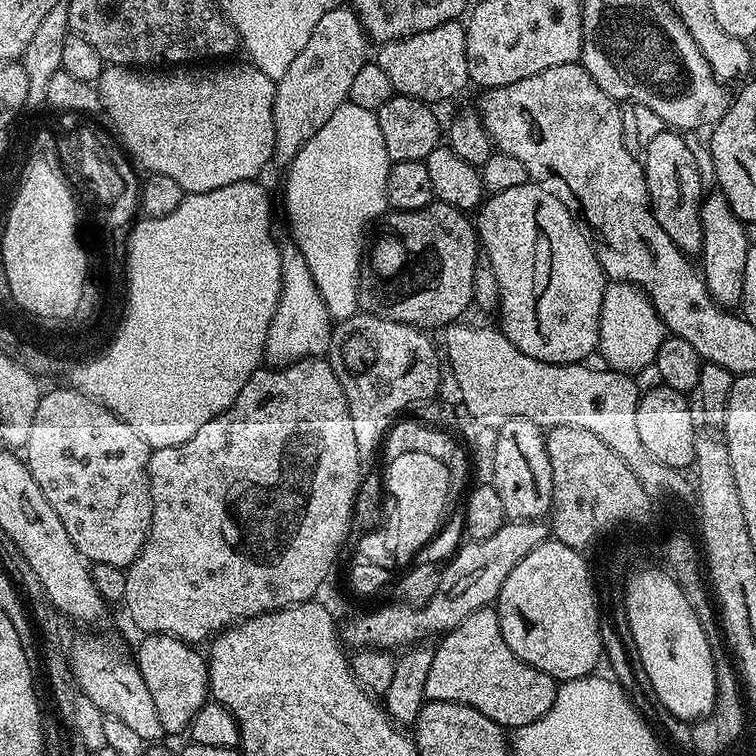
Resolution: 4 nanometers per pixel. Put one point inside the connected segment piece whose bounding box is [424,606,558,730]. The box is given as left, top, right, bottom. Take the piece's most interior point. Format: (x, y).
(473, 666)

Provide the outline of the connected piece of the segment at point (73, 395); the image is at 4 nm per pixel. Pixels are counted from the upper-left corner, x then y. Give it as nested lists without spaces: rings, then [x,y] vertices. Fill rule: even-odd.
[[[56,388],[53,392],[45,391],[41,395],[38,402],[38,414],[34,414],[34,426],[30,426],[30,438],[26,445],[26,453],[28,452],[26,463],[32,471],[34,482],[38,482],[42,494],[46,494],[46,502],[50,502],[50,506],[54,506],[54,514],[58,514],[62,526],[66,526],[66,534],[70,534],[70,542],[74,542],[74,546],[78,546],[78,550],[84,555],[85,560],[92,564],[105,564],[106,566],[127,569],[128,565],[134,563],[140,557],[140,553],[144,551],[144,544],[148,540],[148,531],[152,525],[152,495],[148,489],[150,449],[146,441],[138,438],[138,430],[134,430],[134,426],[130,426],[122,418],[118,418],[108,408],[103,408],[96,400],[83,396],[78,390],[71,391]]]

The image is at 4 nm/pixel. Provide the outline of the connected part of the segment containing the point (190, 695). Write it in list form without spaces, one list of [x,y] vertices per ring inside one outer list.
[[[145,635],[140,649],[134,652],[134,659],[142,678],[146,682],[146,690],[150,690],[150,698],[154,698],[154,706],[158,710],[158,718],[162,721],[165,733],[187,733],[192,727],[192,719],[210,696],[208,686],[208,661],[200,656],[195,647],[175,640],[172,636]]]

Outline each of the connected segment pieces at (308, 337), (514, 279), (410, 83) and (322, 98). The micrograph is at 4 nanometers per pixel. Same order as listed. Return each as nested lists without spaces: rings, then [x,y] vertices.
[[[288,242],[281,247],[283,290],[275,316],[267,331],[265,359],[274,366],[292,364],[294,361],[317,359],[328,351],[332,339],[333,323],[309,272],[309,264],[302,258],[296,245]]]
[[[529,182],[522,186],[514,186],[511,190],[497,192],[491,197],[491,200],[492,212],[481,211],[479,213],[479,215],[481,214],[480,221],[477,219],[474,227],[478,233],[479,247],[482,249],[483,255],[490,258],[492,269],[498,278],[498,286],[500,287],[498,327],[500,331],[503,332],[507,340],[514,342],[514,346],[518,346],[518,350],[522,350],[522,354],[526,354],[530,358],[538,358],[547,364],[578,364],[587,361],[589,359],[587,356],[591,352],[597,351],[600,342],[600,315],[602,314],[602,302],[606,287],[606,277],[596,257],[596,251],[592,249],[592,243],[588,241],[588,237],[585,236],[574,217],[568,213],[566,206],[562,206],[562,202],[558,202],[555,191],[549,190],[547,187]]]
[[[459,19],[434,26],[434,30],[422,30],[418,34],[404,36],[379,45],[374,62],[390,77],[393,93],[422,100],[439,106],[443,100],[452,100],[470,81],[466,70],[465,25]]]
[[[341,6],[322,14],[318,26],[314,26],[314,34],[302,46],[302,54],[290,62],[290,70],[276,81],[274,160],[277,165],[288,164],[295,156],[297,159],[316,129],[346,103],[358,70],[369,63],[368,47],[368,35],[351,7]]]

